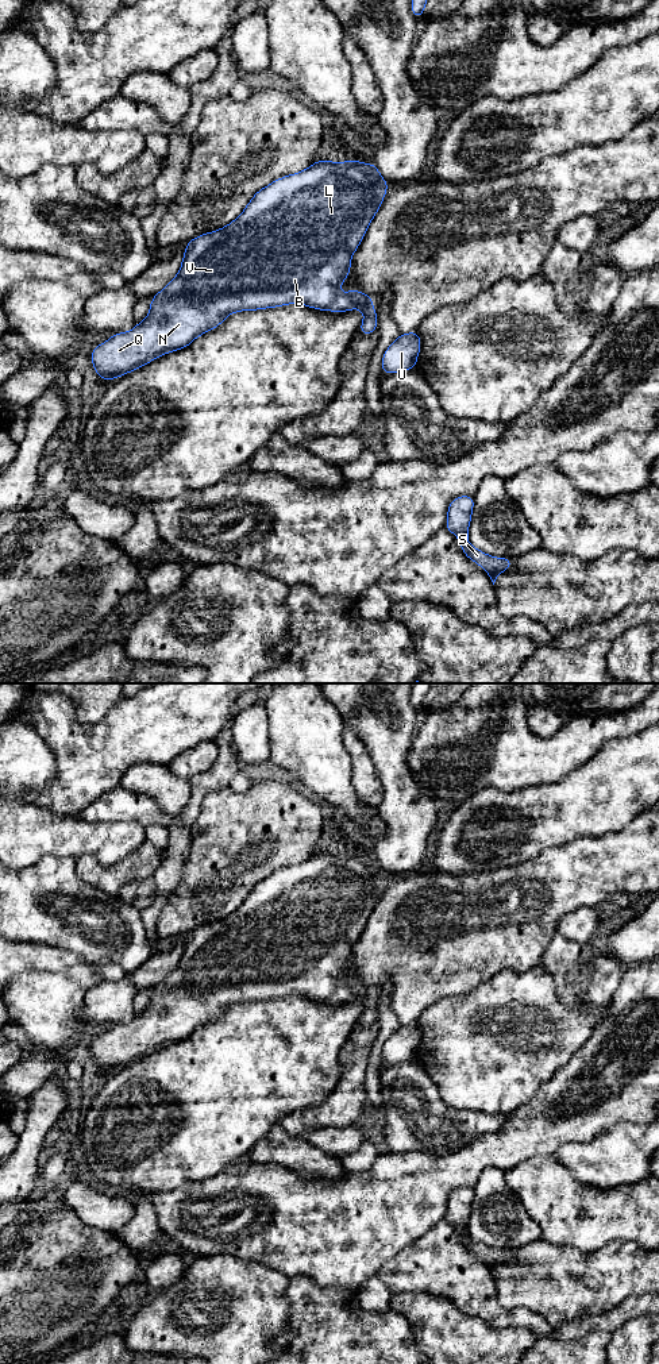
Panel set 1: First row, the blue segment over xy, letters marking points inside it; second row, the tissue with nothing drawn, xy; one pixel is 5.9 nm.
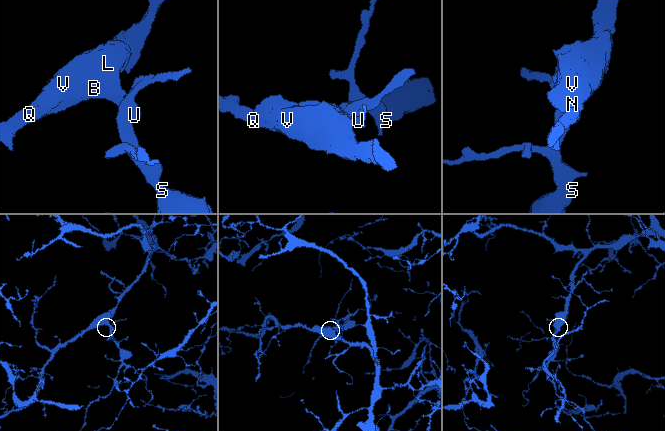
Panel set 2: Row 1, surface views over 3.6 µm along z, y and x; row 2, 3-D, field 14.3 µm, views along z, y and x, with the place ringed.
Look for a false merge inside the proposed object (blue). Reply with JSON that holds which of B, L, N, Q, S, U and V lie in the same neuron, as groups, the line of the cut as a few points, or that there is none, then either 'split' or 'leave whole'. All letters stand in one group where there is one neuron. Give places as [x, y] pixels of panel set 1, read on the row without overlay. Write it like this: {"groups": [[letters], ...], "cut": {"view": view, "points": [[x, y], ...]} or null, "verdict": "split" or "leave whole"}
{"groups": [["B", "L", "N", "Q", "S", "U", "V"]], "cut": null, "verdict": "leave whole"}

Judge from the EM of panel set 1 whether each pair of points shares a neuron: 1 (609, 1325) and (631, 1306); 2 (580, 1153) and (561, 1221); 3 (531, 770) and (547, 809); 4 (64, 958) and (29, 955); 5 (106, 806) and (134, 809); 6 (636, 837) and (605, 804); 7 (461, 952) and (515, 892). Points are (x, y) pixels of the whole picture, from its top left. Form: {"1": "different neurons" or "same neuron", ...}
{"1": "same neuron", "2": "different neurons", "3": "different neurons", "4": "same neuron", "5": "same neuron", "6": "different neurons", "7": "same neuron"}

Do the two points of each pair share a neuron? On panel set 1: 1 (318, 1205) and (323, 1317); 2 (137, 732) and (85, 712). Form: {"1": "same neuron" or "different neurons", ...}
{"1": "different neurons", "2": "different neurons"}

